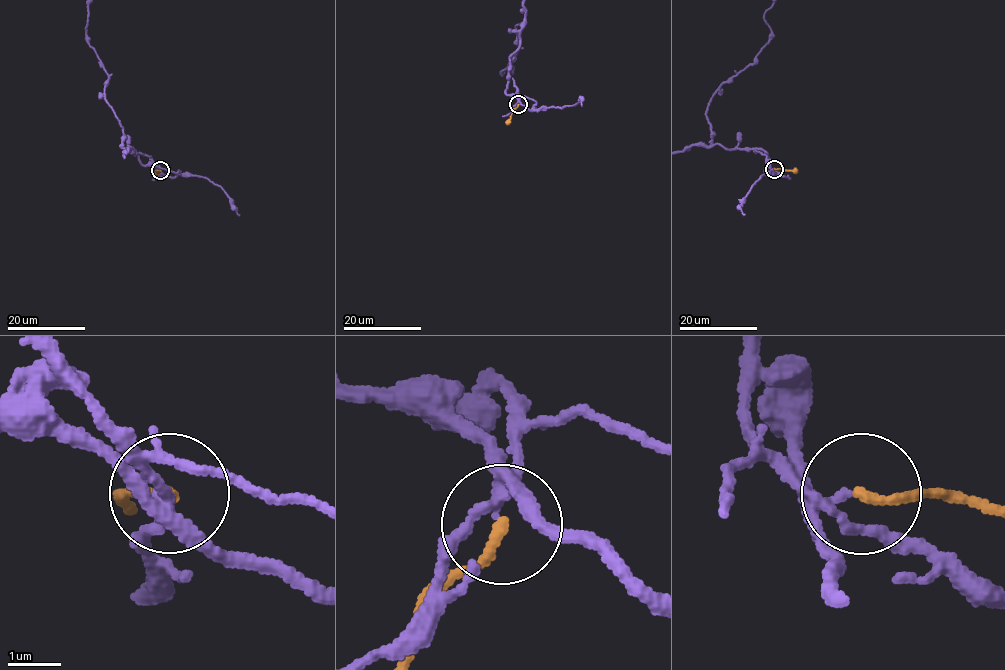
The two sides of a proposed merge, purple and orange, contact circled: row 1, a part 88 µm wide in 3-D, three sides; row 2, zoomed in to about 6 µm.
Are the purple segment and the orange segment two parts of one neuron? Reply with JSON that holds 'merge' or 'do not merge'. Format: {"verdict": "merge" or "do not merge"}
{"verdict": "merge"}

